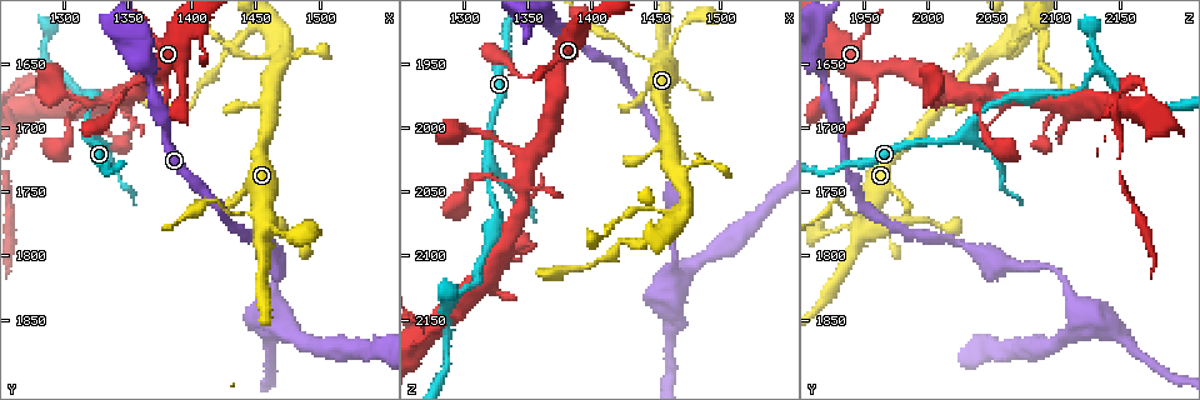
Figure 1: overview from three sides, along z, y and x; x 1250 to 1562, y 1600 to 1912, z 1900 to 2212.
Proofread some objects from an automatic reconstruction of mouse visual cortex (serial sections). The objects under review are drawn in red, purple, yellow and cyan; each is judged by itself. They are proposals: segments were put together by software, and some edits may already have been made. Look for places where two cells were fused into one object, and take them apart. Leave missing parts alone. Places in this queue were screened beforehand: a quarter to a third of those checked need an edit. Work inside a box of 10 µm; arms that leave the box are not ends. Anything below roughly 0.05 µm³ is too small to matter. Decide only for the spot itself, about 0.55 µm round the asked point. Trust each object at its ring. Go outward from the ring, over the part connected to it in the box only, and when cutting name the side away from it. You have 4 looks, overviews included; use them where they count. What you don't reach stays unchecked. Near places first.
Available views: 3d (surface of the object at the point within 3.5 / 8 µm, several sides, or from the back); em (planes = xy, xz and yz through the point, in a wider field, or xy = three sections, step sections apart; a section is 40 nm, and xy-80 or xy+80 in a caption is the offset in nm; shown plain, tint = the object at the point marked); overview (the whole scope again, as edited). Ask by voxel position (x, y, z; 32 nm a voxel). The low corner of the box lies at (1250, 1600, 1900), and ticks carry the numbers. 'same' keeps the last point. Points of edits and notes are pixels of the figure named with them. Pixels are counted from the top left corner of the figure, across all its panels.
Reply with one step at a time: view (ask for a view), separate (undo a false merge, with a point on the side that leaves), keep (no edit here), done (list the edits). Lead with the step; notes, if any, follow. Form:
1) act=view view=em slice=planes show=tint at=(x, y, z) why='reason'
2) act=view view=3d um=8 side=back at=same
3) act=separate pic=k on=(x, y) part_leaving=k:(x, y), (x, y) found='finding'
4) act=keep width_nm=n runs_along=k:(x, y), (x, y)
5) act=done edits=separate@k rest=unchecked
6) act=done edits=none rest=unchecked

act=view view=em slice=xy step=5 show=tint at=(1456, 1778, 1950) why='small branch off a trunk'

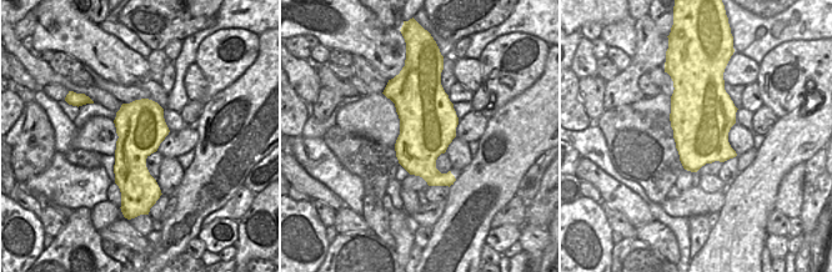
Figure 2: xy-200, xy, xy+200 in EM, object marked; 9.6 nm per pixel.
act=view view=3d um=3.5 at=same

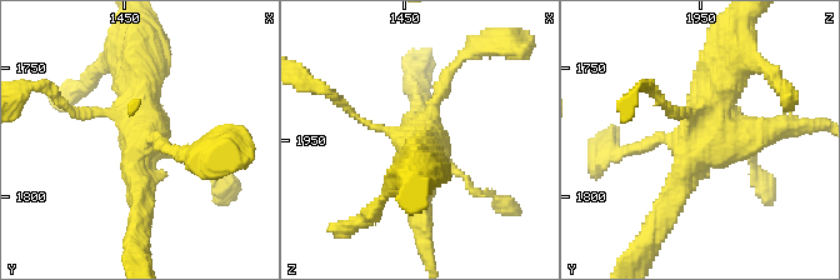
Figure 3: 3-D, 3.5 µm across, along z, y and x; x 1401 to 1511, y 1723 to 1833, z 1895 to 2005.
act=keep runs_along=3:(733, 35), (701, 150), (675, 196) found='all the same cell'

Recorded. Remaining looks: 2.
act=view view=3d um=3.5 at=(1464, 1834, 2114)

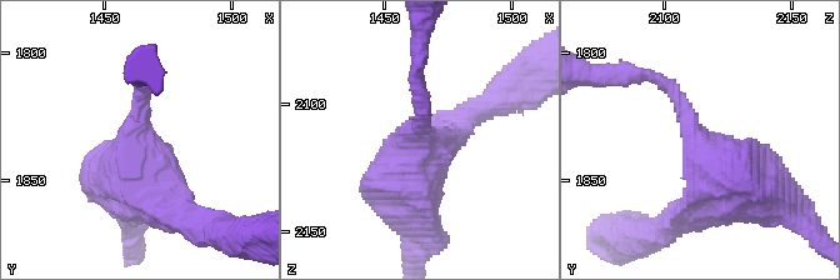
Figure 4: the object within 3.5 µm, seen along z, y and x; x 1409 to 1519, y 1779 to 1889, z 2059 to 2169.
act=view view=em slice=xy step=2 show=tint at=(1464, 1836, 2114)

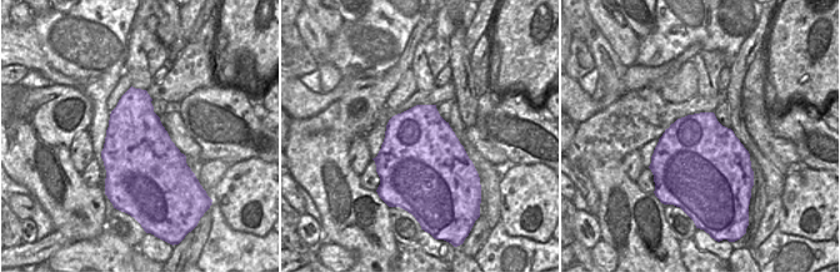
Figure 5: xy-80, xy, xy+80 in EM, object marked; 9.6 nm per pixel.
act=keep runs_along=4:(139, 95), (139, 184), (189, 223) found='all the same cell'

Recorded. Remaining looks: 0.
act=done edits=none rest=unchecked

